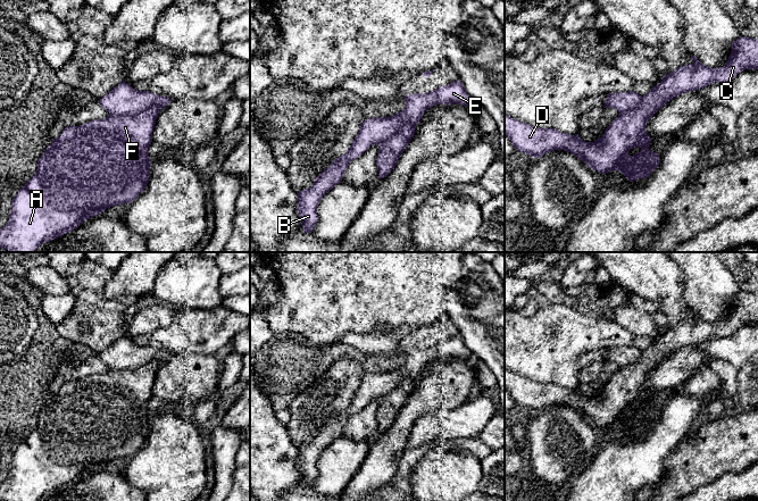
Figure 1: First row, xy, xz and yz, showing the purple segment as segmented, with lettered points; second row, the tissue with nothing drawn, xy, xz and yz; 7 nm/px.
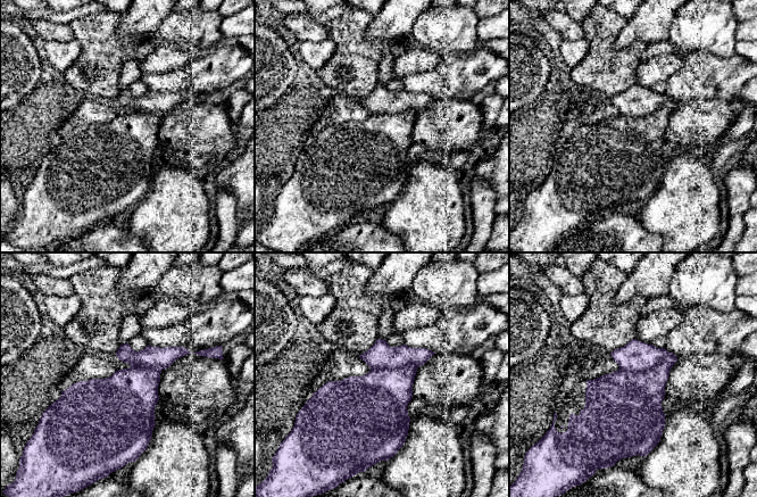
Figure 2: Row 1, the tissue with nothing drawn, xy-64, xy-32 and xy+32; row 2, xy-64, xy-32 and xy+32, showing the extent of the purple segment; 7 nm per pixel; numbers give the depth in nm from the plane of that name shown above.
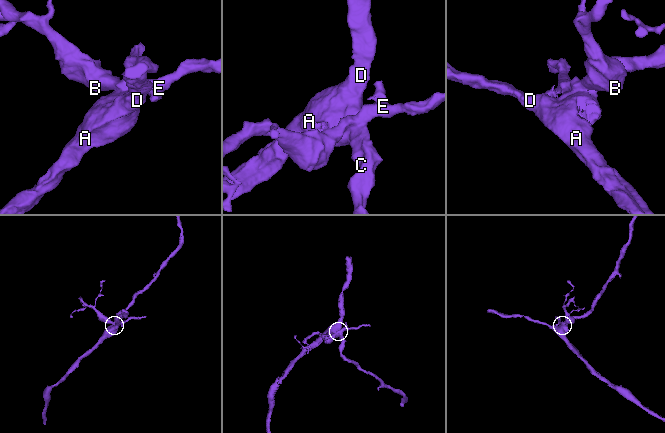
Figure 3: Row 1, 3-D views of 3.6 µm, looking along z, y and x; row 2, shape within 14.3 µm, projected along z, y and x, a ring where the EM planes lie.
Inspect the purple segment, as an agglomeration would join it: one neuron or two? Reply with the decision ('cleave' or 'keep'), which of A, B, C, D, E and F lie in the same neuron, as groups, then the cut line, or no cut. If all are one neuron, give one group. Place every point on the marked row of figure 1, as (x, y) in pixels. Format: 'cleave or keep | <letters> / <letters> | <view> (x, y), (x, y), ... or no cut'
cleave | A C D F / B E | xy (159, 107), (151, 105), (132, 115), (109, 115)

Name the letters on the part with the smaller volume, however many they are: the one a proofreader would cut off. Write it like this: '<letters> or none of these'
B, E

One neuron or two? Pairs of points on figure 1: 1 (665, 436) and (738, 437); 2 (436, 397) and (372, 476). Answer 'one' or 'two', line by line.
1: two
2: one

